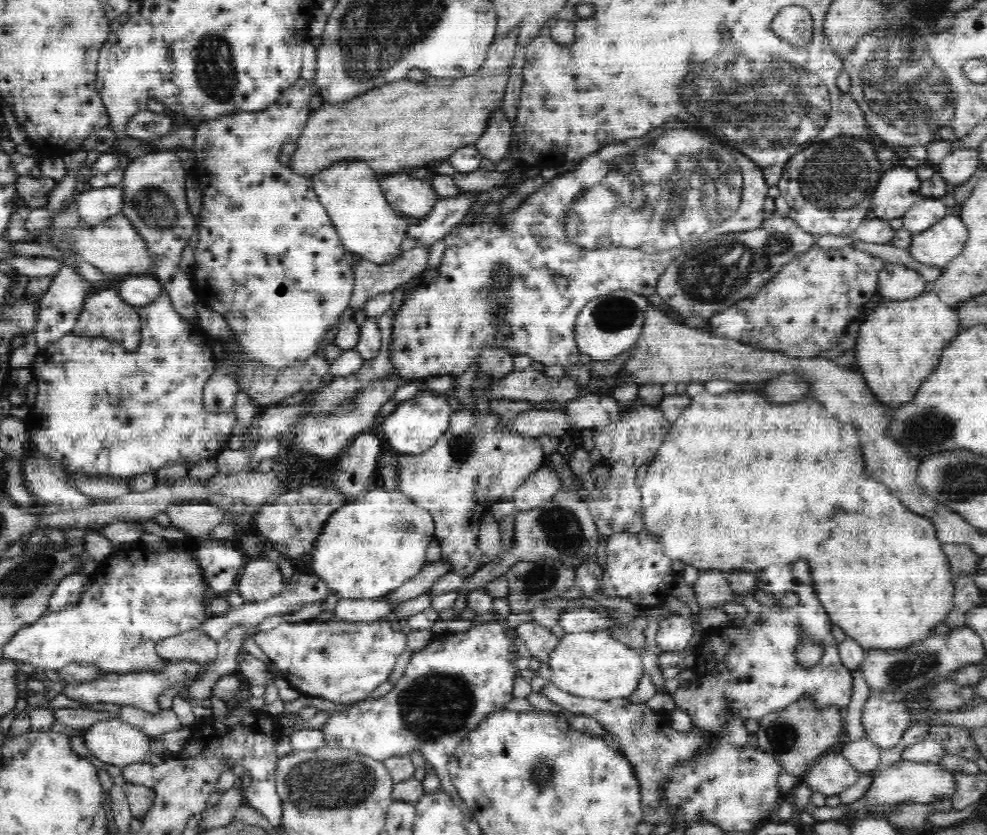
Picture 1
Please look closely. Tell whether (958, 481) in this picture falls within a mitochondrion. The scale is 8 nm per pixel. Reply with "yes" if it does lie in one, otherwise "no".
yes

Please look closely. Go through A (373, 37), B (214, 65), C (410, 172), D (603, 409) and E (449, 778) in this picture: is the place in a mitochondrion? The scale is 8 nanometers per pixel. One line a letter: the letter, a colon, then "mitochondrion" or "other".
A: mitochondrion
B: mitochondrion
C: other
D: other
E: other

